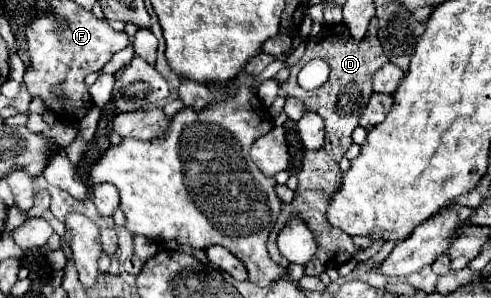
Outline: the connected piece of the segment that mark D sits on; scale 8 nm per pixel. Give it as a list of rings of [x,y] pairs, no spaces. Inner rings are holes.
[[[374,18],[372,22],[374,26],[368,28],[368,34],[364,40],[354,40],[350,36],[350,30],[344,24],[324,24],[322,30],[312,36],[306,44],[306,52],[300,58],[298,64],[294,64],[290,68],[290,78],[288,82],[280,84],[280,88],[288,94],[294,96],[298,100],[304,102],[306,110],[316,112],[318,116],[322,116],[324,124],[326,124],[326,144],[322,150],[318,152],[306,152],[304,160],[302,160],[302,170],[296,174],[298,176],[298,188],[296,188],[296,196],[294,202],[282,206],[282,216],[276,224],[276,228],[272,232],[280,232],[288,220],[292,218],[300,218],[302,222],[308,224],[308,228],[314,234],[316,240],[316,254],[314,258],[306,264],[306,274],[310,276],[320,276],[322,272],[328,270],[328,266],[338,268],[342,262],[354,258],[360,250],[352,244],[352,238],[348,234],[344,234],[342,230],[334,228],[328,224],[326,220],[326,208],[328,208],[328,198],[334,198],[334,192],[340,186],[340,178],[342,178],[342,170],[340,170],[340,160],[344,156],[344,152],[348,150],[348,146],[352,144],[352,130],[358,126],[360,114],[366,108],[370,96],[372,96],[372,76],[378,68],[382,68],[388,58],[378,42],[378,20]],[[312,58],[320,58],[326,60],[330,66],[330,78],[324,86],[316,88],[316,90],[304,90],[300,88],[300,84],[296,82],[298,72],[302,70],[302,66],[306,62],[310,62]],[[314,182],[320,184],[314,190]]]

